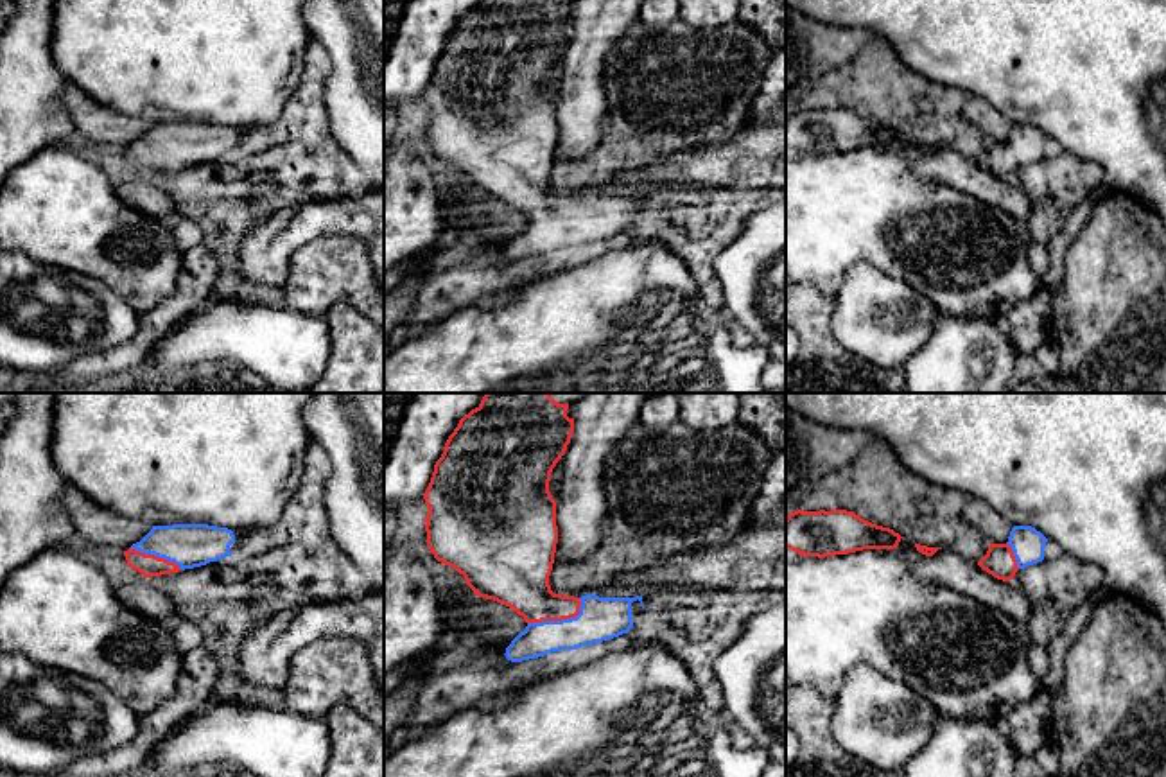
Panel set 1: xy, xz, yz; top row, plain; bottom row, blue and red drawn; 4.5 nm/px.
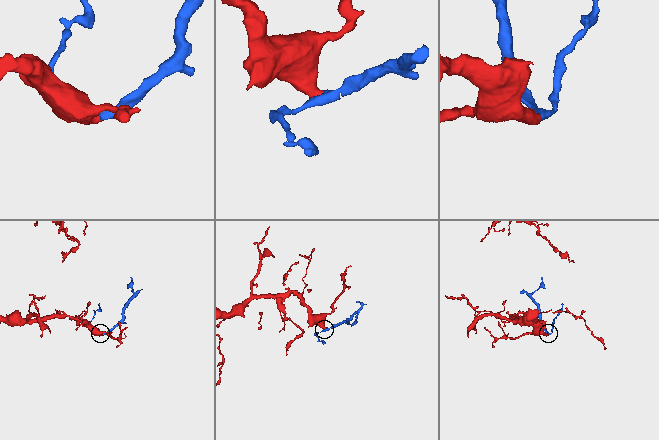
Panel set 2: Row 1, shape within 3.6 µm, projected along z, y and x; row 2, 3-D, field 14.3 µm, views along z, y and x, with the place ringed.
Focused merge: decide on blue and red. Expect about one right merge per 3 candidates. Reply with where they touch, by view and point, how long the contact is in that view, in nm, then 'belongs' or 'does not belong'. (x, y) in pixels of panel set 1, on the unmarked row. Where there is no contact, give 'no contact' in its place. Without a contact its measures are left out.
contact xz (558, 219); length 260 nm; belongs

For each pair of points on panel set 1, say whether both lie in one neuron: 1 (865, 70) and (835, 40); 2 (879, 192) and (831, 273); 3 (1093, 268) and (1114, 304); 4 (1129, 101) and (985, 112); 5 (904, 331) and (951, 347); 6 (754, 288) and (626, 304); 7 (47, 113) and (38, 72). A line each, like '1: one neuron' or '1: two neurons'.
1: two neurons
2: one neuron
3: one neuron
4: two neurons
5: two neurons
6: two neurons
7: one neuron

